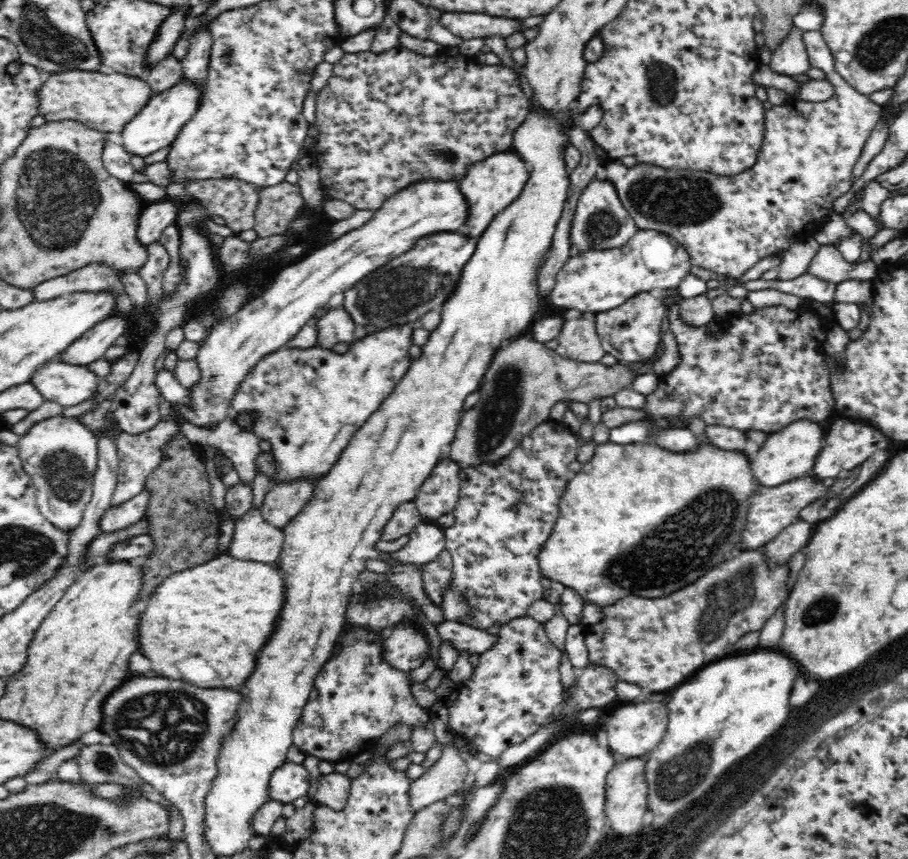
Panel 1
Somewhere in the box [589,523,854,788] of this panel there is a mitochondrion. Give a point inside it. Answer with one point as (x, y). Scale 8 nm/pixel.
(732, 596)

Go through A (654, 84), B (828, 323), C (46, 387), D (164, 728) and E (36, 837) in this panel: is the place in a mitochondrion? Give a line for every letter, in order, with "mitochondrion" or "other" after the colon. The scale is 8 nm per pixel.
A: mitochondrion
B: other
C: other
D: mitochondrion
E: mitochondrion

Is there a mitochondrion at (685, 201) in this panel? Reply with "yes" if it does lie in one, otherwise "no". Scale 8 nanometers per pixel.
yes

